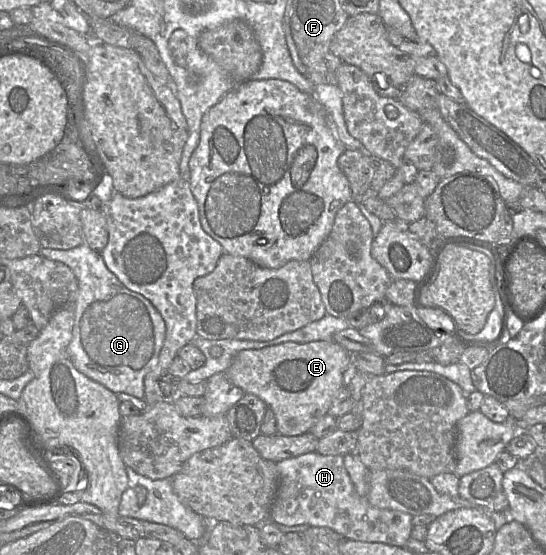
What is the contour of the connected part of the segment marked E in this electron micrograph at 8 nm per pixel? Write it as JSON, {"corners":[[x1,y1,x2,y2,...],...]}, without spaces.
{"corners":[[333,340,285,342,240,351,224,373,233,385,266,403,276,417,278,434,299,436,328,414,334,398,344,386,344,373,350,365,351,354]]}

